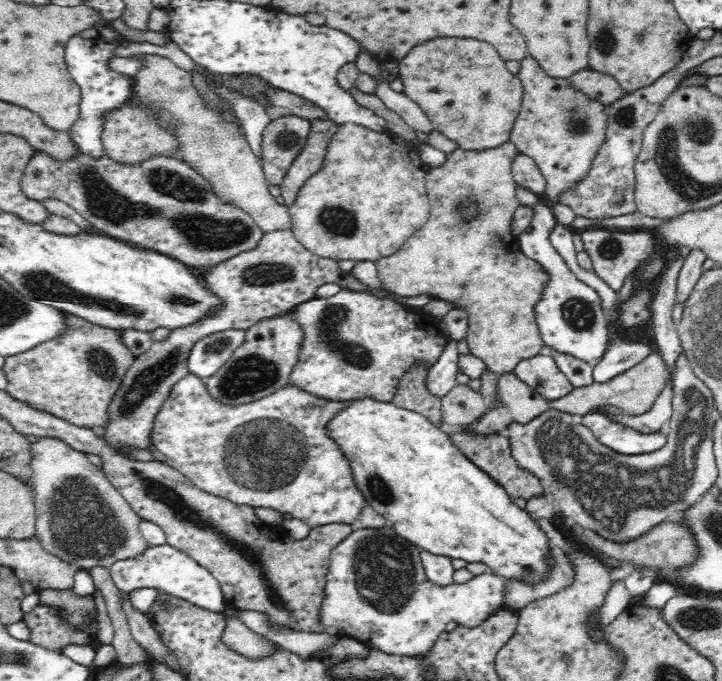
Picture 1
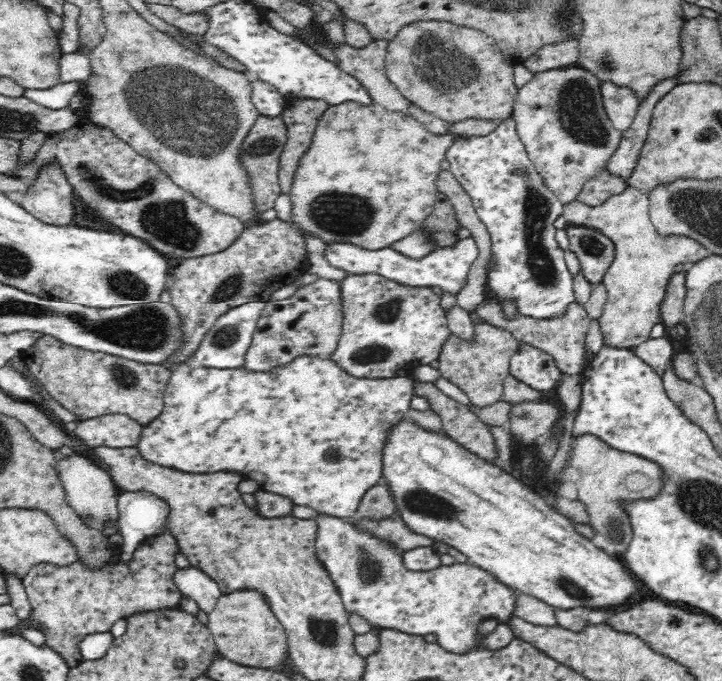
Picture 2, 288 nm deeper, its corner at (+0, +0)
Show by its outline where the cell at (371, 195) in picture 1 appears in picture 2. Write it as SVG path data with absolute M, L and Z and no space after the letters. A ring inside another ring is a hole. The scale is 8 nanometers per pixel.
M342 102L338 106L328 106L322 114L310 150L300 158L290 198L294 204L294 220L304 230L320 236L326 244L330 242L352 242L366 250L392 248L392 242L402 240L424 222L434 212L440 176L440 162L452 146L452 134L438 136L430 132L414 116L402 112L384 110L380 104L360 104Z

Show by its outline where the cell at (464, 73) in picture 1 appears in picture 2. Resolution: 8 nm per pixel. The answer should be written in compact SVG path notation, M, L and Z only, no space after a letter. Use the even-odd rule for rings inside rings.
M418 20L402 26L396 38L388 46L386 54L388 78L394 86L420 110L430 112L450 126L466 118L488 118L506 120L514 112L514 102L518 98L518 86L514 84L514 64L504 58L500 46L486 34L474 28L458 26L444 20Z

